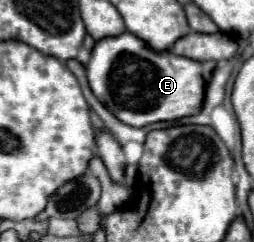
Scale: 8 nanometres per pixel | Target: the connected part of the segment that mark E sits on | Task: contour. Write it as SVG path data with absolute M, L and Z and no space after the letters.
M128 31L96 41L86 73L96 99L110 109L114 117L132 127L194 115L200 111L204 99L204 79L198 61L170 51L158 53Z

